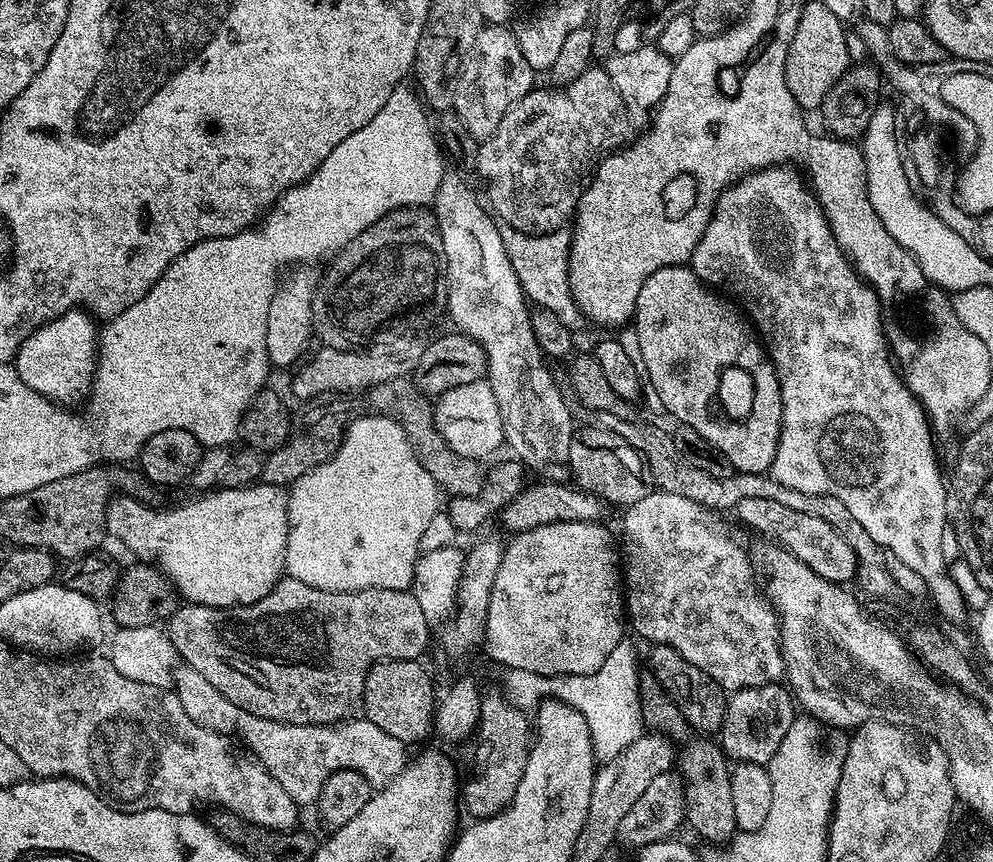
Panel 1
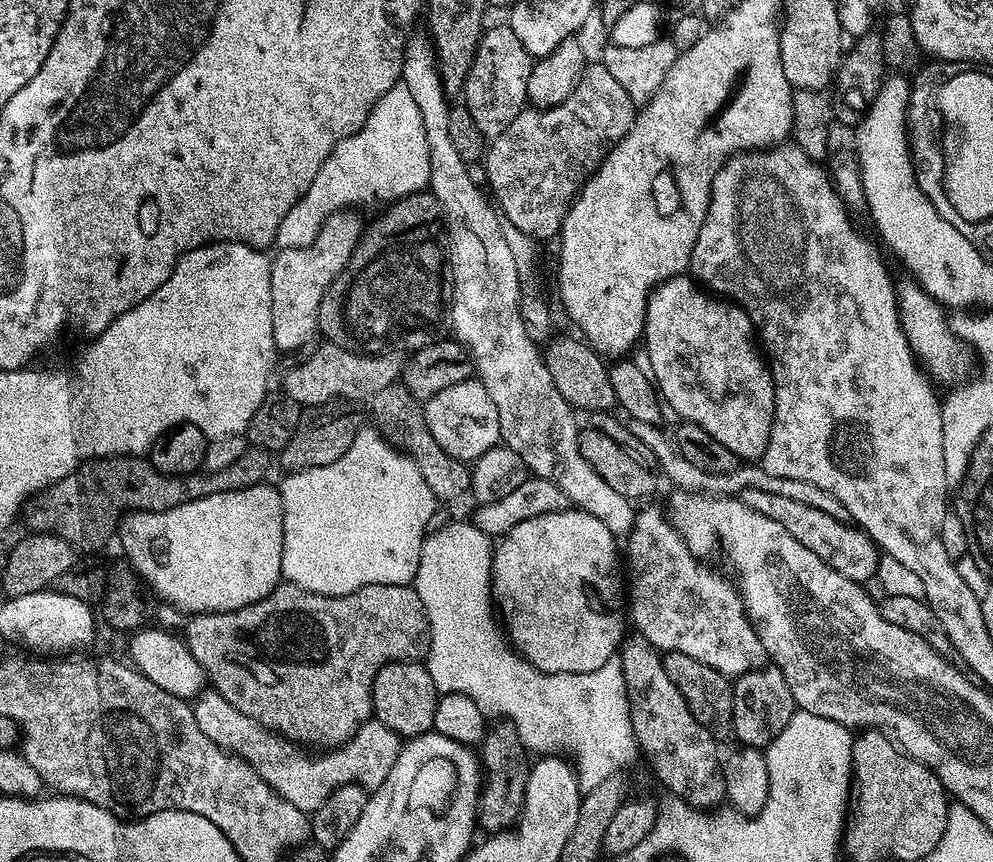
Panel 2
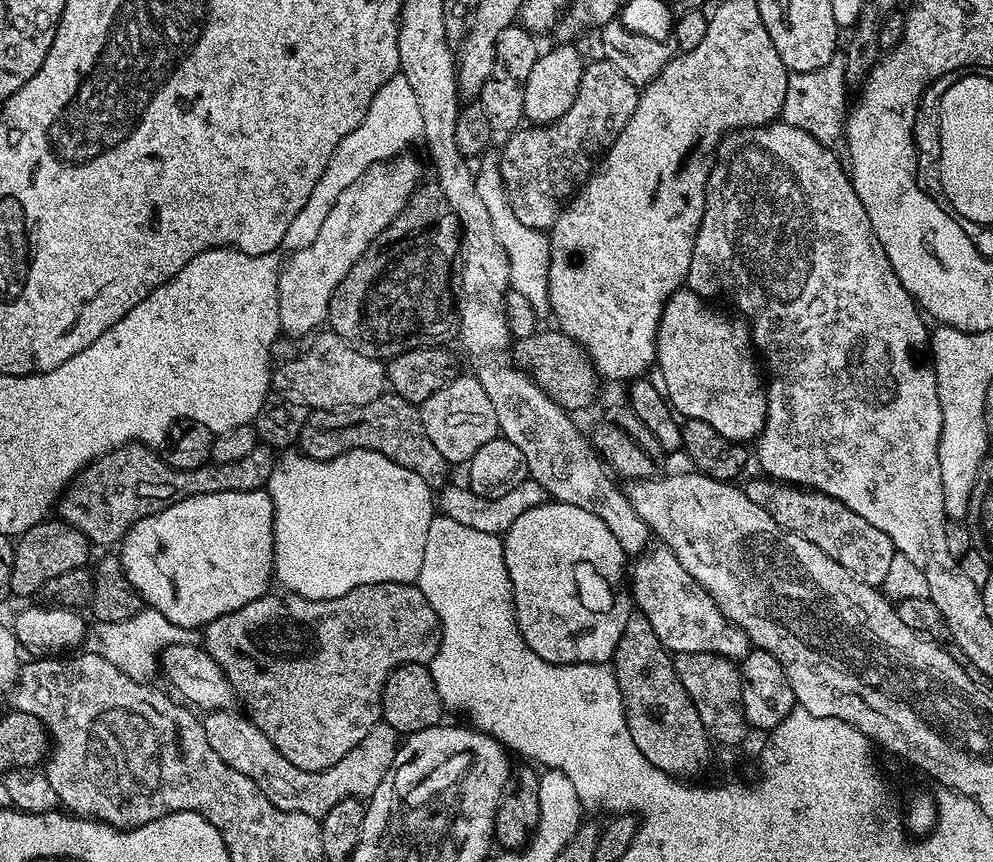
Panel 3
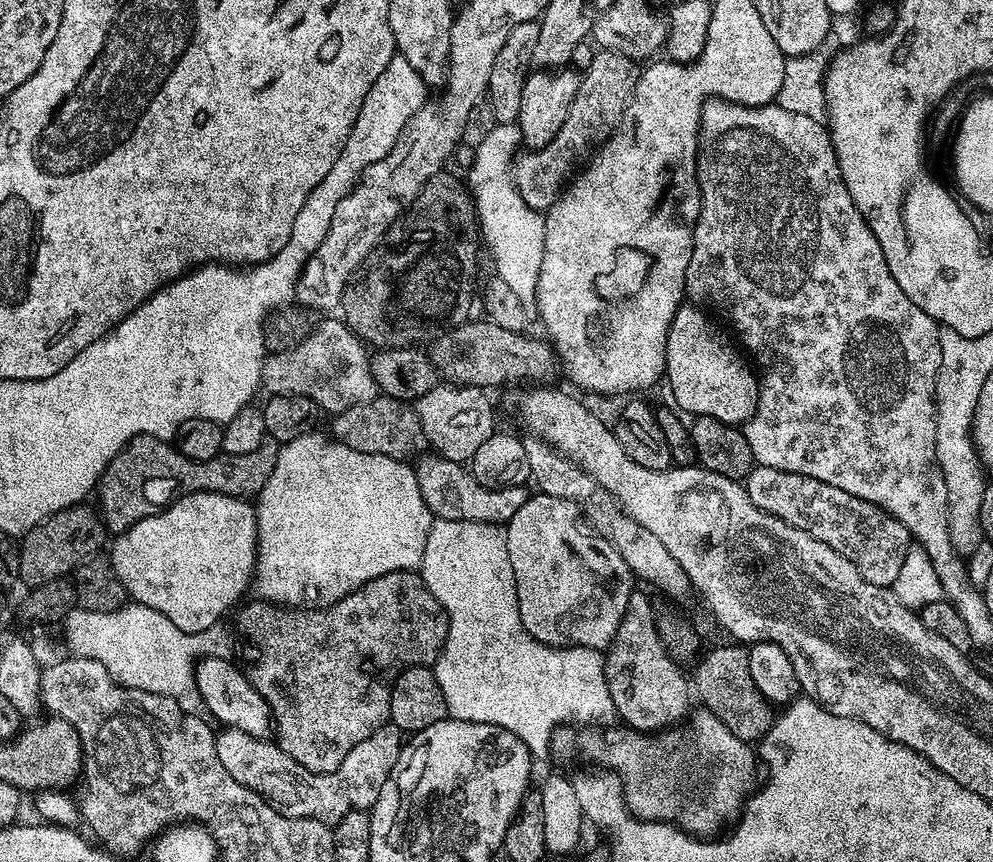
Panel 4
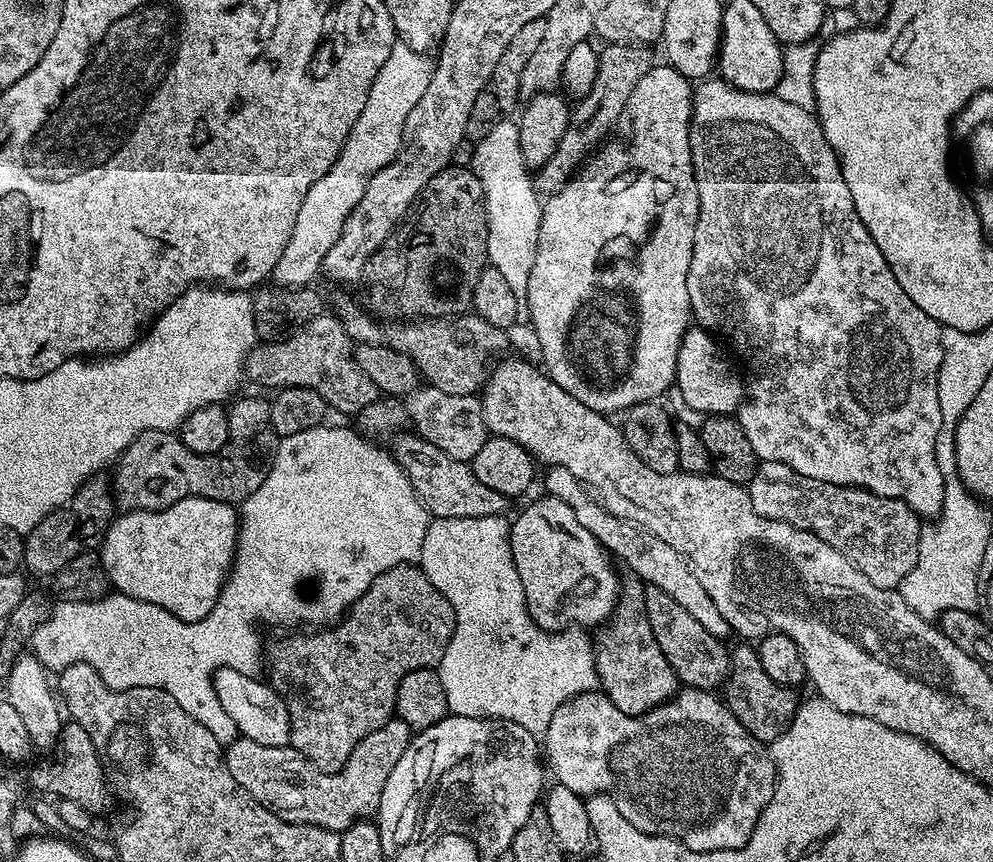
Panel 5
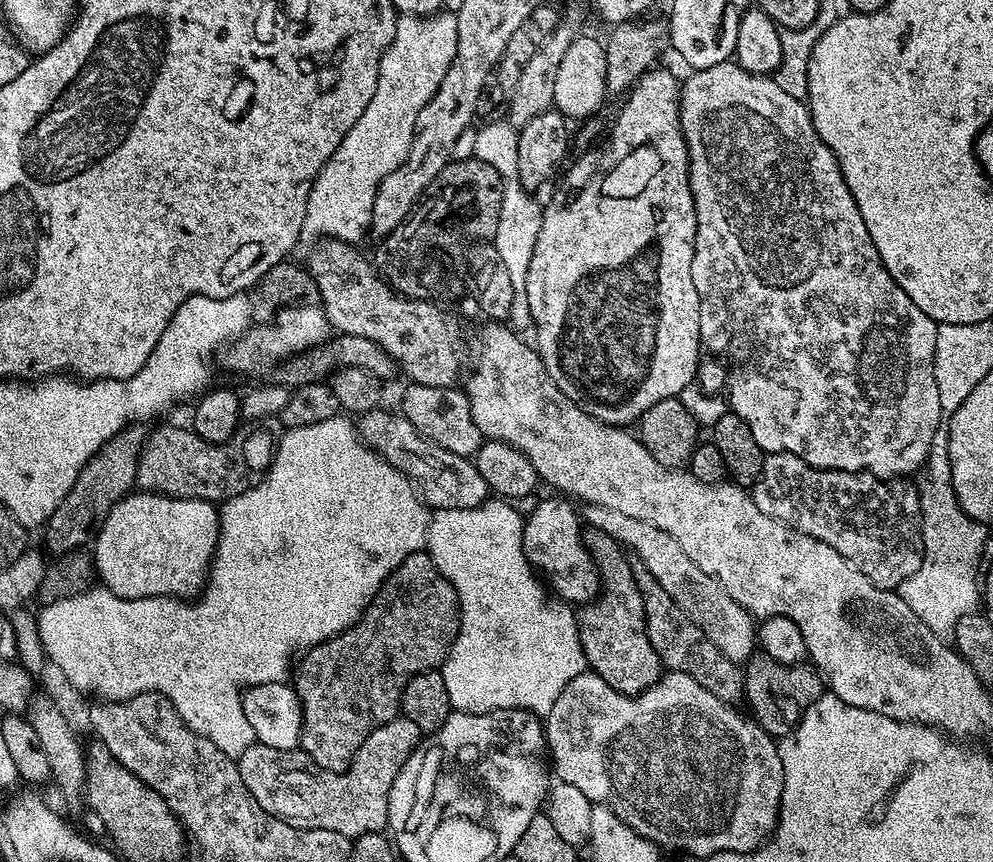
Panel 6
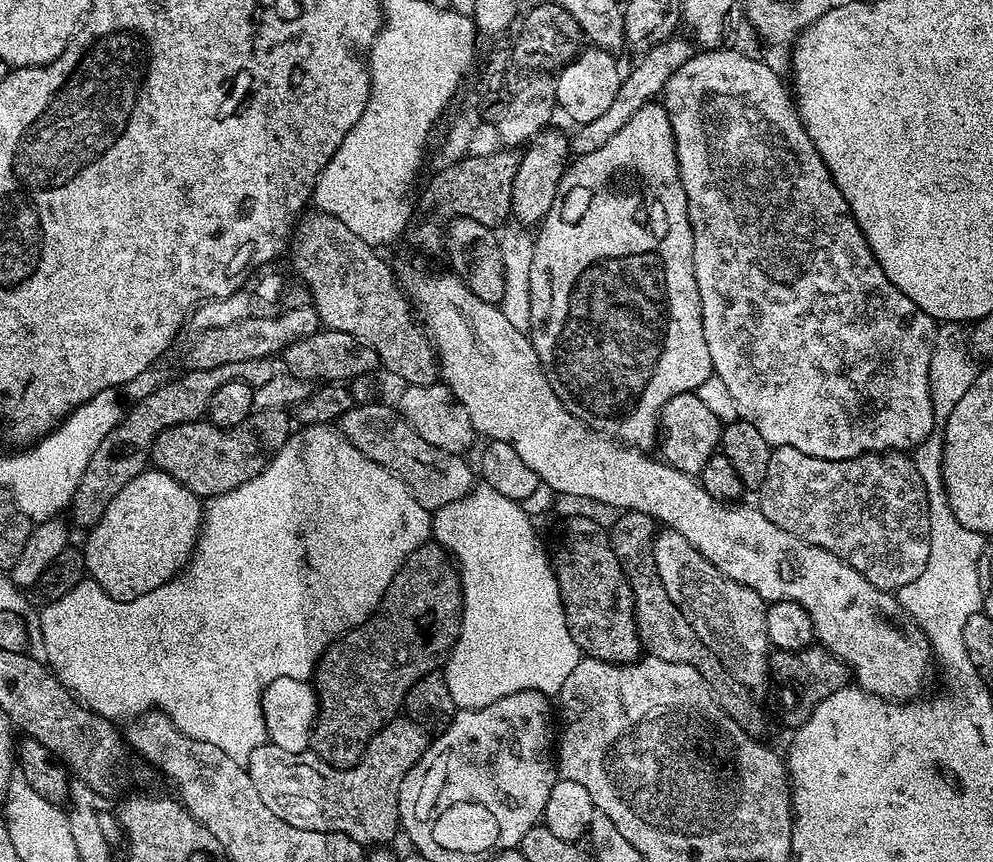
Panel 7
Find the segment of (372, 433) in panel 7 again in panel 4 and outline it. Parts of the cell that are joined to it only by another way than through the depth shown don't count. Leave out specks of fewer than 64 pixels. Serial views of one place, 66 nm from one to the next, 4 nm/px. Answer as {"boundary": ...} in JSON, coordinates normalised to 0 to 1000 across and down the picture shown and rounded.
{"boundary":[[[442,527],[431,528],[422,530],[418,545],[425,578],[438,602],[508,610],[514,601],[518,601],[518,596],[522,596],[522,587],[529,585],[533,578],[533,567],[527,561],[513,566],[490,566],[475,553],[474,546],[467,538],[459,538]]]}

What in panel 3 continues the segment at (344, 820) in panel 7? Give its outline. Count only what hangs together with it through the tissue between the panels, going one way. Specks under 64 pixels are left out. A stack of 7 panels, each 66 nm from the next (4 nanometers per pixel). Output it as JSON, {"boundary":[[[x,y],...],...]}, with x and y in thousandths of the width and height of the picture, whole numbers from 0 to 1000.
{"boundary":[[[227,824],[225,826],[211,826],[204,832],[203,839],[207,847],[207,856],[211,861],[216,875],[228,884],[240,898],[248,898],[280,935],[285,942],[303,942],[313,947],[324,949],[340,930],[355,926],[370,926],[381,916],[385,903],[393,893],[393,889],[399,878],[401,867],[401,852],[393,841],[386,838],[377,841],[373,852],[348,875],[336,889],[332,889],[326,896],[309,896],[300,893],[296,884],[288,884],[284,875],[260,847],[260,842],[250,834],[249,829],[238,824]]]}

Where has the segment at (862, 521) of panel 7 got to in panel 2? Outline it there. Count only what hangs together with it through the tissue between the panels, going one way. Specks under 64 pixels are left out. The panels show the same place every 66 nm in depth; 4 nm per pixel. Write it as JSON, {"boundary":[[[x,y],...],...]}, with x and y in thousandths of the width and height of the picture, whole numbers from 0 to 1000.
{"boundary":[[[747,568],[743,579],[755,592],[777,601],[783,606],[783,610],[790,610],[797,622],[812,633],[812,638],[820,638],[820,643],[824,643],[832,657],[844,661],[844,666],[856,671],[861,677],[873,679],[874,672],[883,667],[888,642],[878,623],[865,611],[840,601],[828,592],[820,592],[820,587],[808,587],[808,582],[799,582],[784,573],[771,573],[771,568]]]}

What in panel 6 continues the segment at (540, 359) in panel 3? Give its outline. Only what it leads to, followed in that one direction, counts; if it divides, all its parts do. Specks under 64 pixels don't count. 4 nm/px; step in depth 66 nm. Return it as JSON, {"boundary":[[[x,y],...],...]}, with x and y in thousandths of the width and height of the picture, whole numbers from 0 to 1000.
{"boundary":[[[327,276],[313,289],[308,303],[310,317],[316,323],[322,342],[321,356],[326,358],[328,369],[339,386],[361,392],[373,392],[373,397],[381,397],[389,411],[399,421],[400,428],[408,432],[416,445],[425,448],[441,448],[442,450],[460,449],[459,440],[468,430],[467,427],[467,390],[463,386],[463,376],[451,362],[443,358],[442,352],[434,348],[416,348],[404,343],[391,331],[390,325],[371,302],[349,278]]]}

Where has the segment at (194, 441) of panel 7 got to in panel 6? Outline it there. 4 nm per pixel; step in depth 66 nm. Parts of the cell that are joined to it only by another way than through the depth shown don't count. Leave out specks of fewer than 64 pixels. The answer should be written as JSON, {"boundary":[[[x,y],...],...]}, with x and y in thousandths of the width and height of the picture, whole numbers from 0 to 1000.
{"boundary":[[[258,490],[243,495],[240,501],[242,515],[235,514],[233,519],[230,515],[207,513],[189,494],[176,497],[169,492],[166,497],[155,498],[154,501],[152,498],[146,505],[145,516],[141,520],[136,560],[147,571],[215,582],[231,580],[233,575],[244,573],[254,565],[255,553],[250,553],[253,548],[265,549],[274,536],[276,514],[274,515],[272,507],[266,506],[262,497],[265,495]]]}

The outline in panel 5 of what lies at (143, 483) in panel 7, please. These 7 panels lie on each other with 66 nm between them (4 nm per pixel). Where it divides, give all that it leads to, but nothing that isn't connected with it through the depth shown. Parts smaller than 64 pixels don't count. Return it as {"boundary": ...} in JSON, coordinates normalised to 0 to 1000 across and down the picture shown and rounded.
{"boundary":[[[196,575],[183,578],[158,594],[142,592],[118,597],[109,610],[99,644],[109,667],[110,679],[120,690],[163,703],[183,722],[194,724],[216,708],[238,648],[241,619],[240,594],[235,586]]]}

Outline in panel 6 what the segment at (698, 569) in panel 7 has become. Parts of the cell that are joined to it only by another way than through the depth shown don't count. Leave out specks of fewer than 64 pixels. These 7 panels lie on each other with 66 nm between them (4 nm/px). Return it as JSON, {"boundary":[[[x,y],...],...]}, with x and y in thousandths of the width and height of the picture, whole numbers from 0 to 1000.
{"boundary":[[[593,584],[589,589],[592,590],[586,594],[586,599],[591,611],[614,619],[614,624],[623,629],[639,648],[648,650],[651,661],[663,671],[667,684],[679,694],[681,702],[704,726],[715,745],[719,745],[719,749],[723,749],[723,754],[727,754],[727,759],[731,759],[731,763],[744,771],[756,763],[763,747],[763,729],[758,711],[732,691],[721,669],[703,661],[703,657],[691,647],[687,633],[683,633],[683,629],[679,629],[671,615],[659,610],[654,603],[634,601],[634,596],[622,596],[622,592],[614,592],[605,585]]]}

